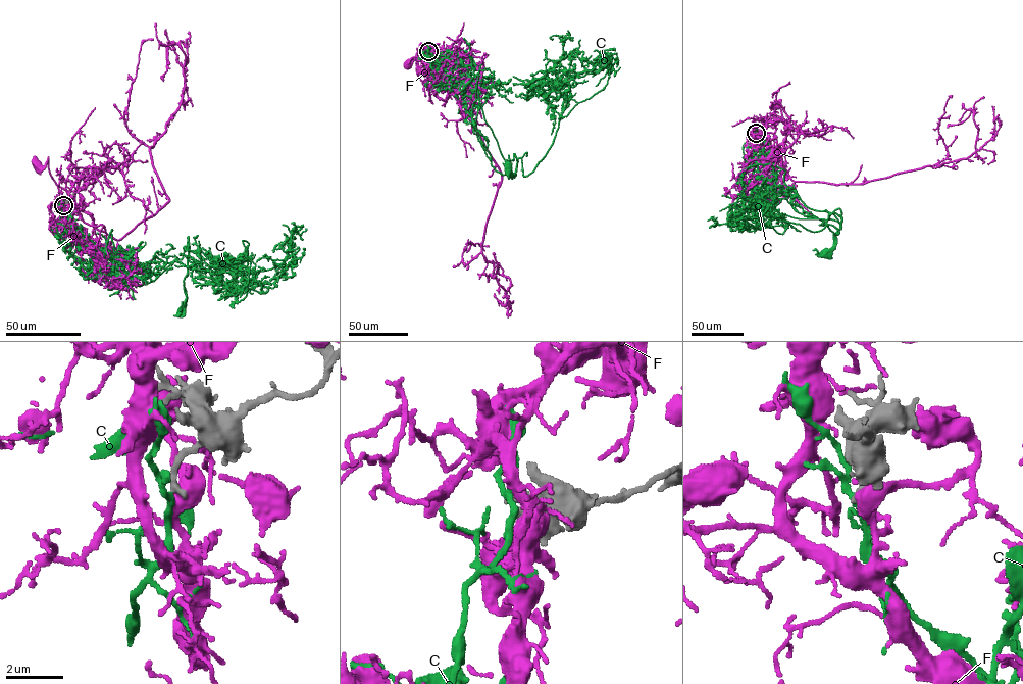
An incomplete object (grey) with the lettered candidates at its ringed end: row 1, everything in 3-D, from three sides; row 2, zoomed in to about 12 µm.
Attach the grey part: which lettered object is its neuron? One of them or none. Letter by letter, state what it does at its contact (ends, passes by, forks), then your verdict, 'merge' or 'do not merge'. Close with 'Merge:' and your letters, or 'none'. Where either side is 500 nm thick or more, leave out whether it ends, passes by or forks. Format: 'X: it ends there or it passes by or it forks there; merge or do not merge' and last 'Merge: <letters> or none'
C: it passes by; merge
F: do not merge
Merge: C

